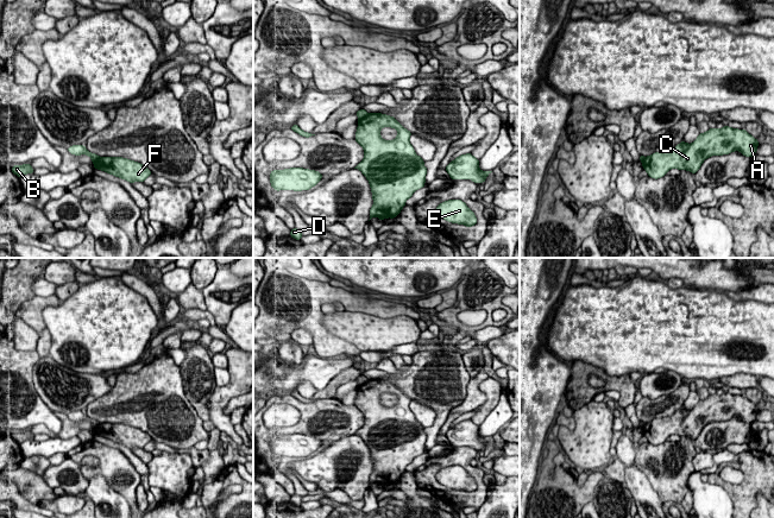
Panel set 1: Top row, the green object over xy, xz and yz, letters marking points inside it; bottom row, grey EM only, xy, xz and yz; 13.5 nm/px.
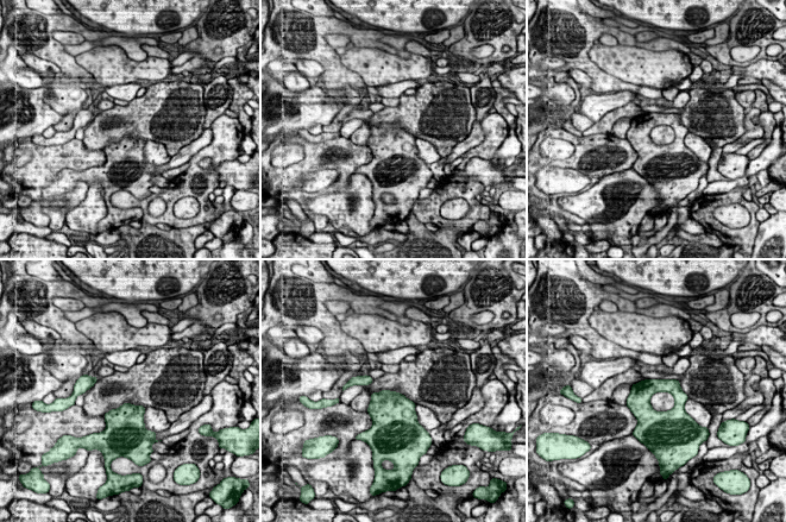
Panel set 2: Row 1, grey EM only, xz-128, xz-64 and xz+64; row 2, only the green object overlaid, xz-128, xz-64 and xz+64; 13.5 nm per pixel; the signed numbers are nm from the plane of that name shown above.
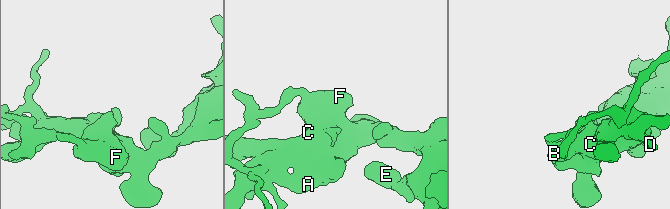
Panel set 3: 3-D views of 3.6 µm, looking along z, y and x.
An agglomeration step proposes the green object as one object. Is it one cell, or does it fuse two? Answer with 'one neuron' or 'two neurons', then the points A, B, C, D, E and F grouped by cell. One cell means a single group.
two neurons; groups A C D E F / B

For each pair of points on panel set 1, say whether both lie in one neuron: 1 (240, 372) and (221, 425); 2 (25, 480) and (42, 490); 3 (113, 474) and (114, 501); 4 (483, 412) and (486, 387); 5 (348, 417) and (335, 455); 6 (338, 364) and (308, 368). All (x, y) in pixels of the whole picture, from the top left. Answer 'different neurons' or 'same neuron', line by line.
1: same neuron
2: same neuron
3: different neurons
4: same neuron
5: different neurons
6: same neuron

